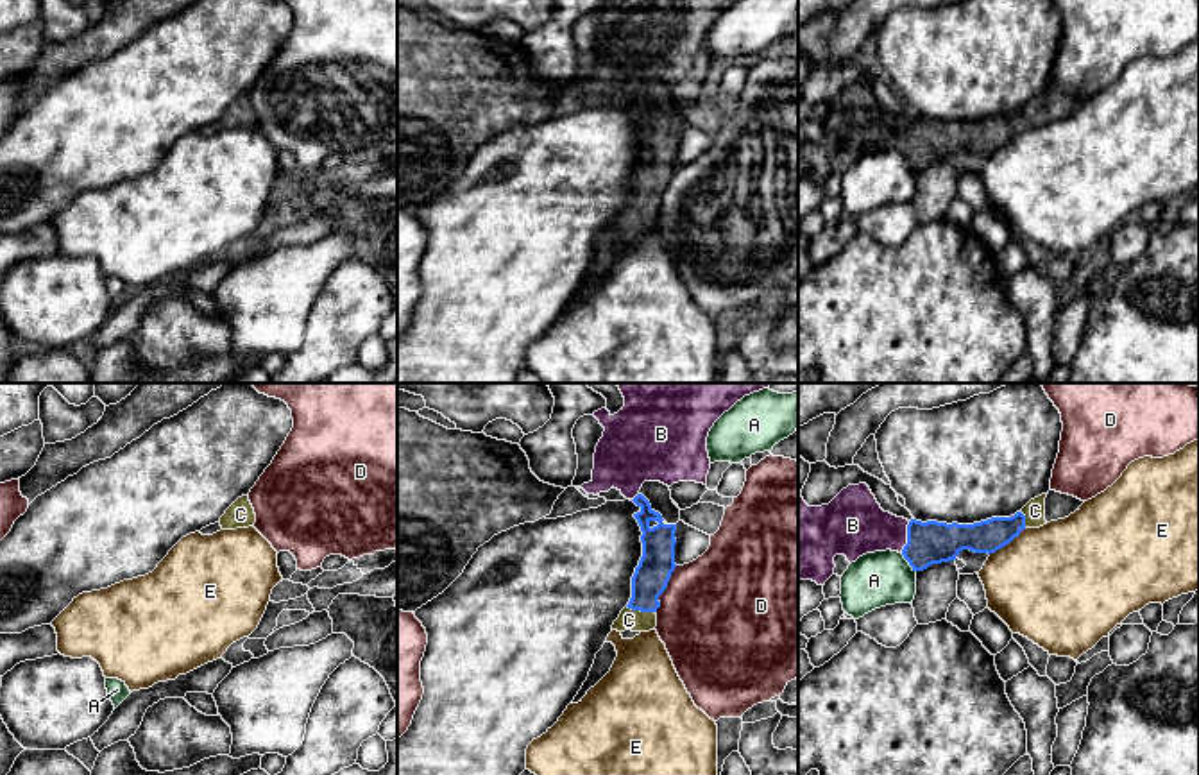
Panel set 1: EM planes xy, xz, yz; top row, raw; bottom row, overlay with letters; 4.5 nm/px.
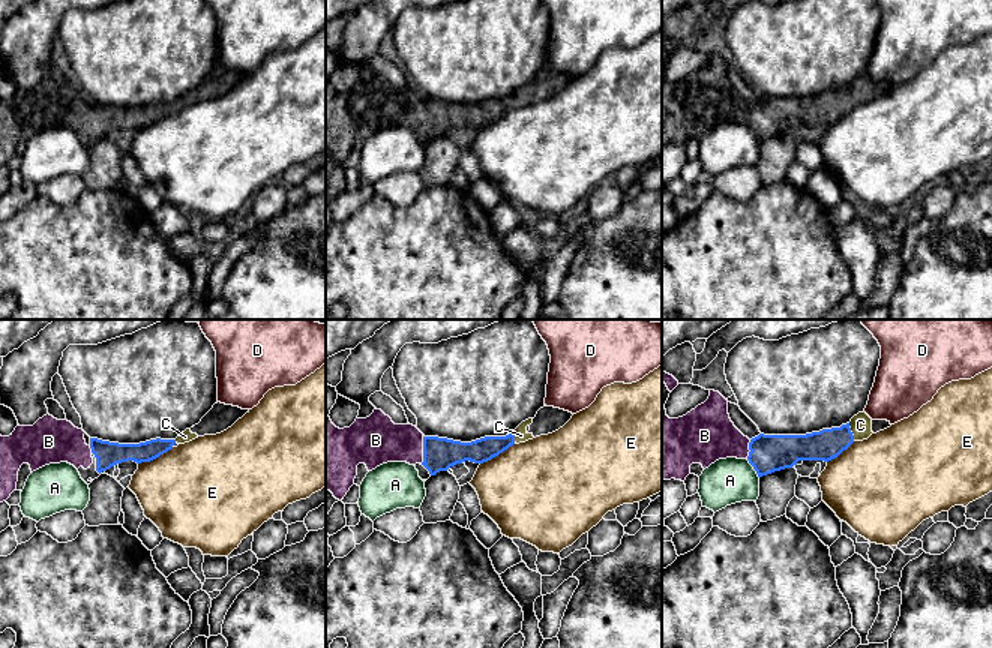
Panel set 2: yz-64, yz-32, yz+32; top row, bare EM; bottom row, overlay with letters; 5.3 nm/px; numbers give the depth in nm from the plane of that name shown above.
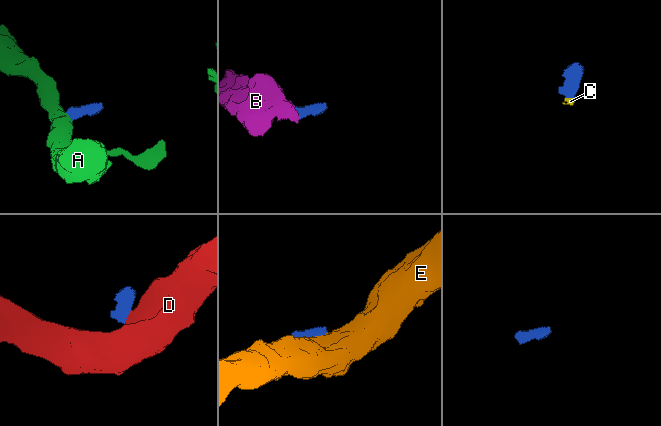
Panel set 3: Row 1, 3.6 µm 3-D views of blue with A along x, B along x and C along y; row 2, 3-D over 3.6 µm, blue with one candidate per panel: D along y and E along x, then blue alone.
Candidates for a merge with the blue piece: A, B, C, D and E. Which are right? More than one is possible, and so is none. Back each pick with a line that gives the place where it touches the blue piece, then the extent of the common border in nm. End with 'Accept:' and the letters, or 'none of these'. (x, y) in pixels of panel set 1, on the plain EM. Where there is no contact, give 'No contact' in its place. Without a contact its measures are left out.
B: Touches blue at yz (908, 136). Shared border 150 nm
C: Touches blue at xz (641, 210). Shared border 130 nm
Accept: B, C

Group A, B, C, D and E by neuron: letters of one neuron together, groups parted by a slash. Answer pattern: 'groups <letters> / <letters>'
groups A / B C / D / E

